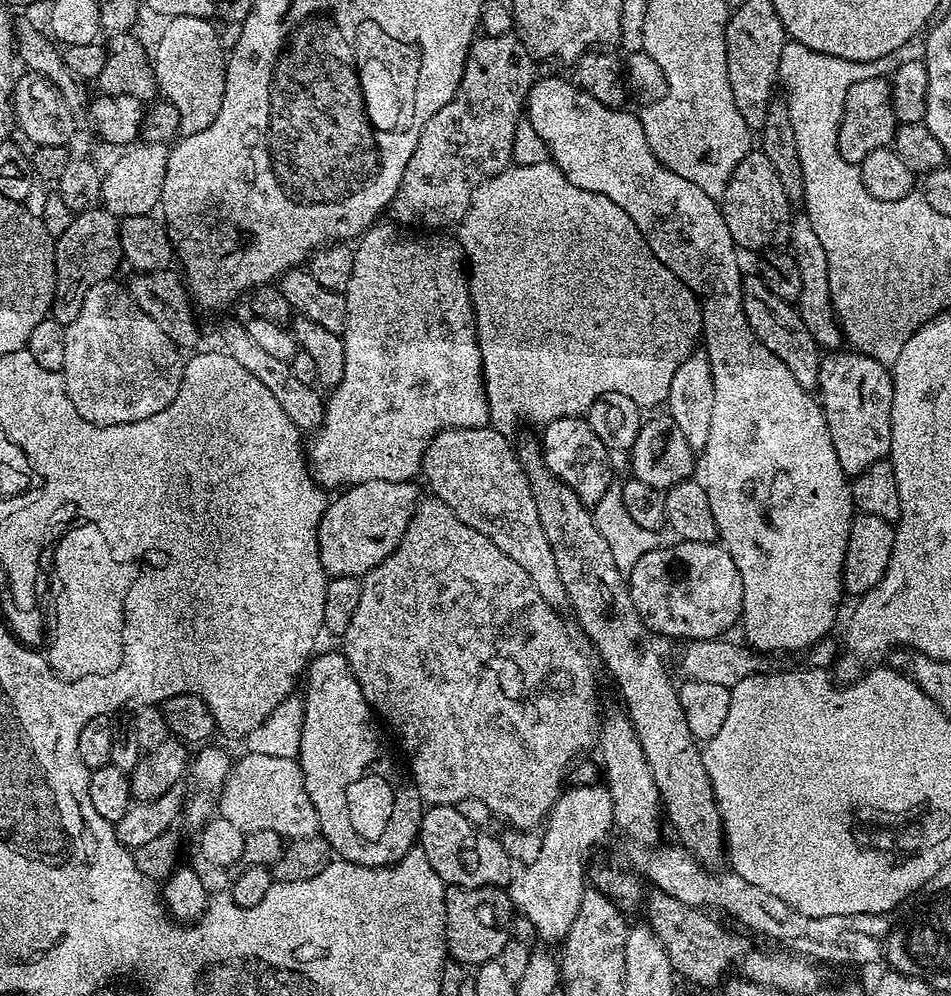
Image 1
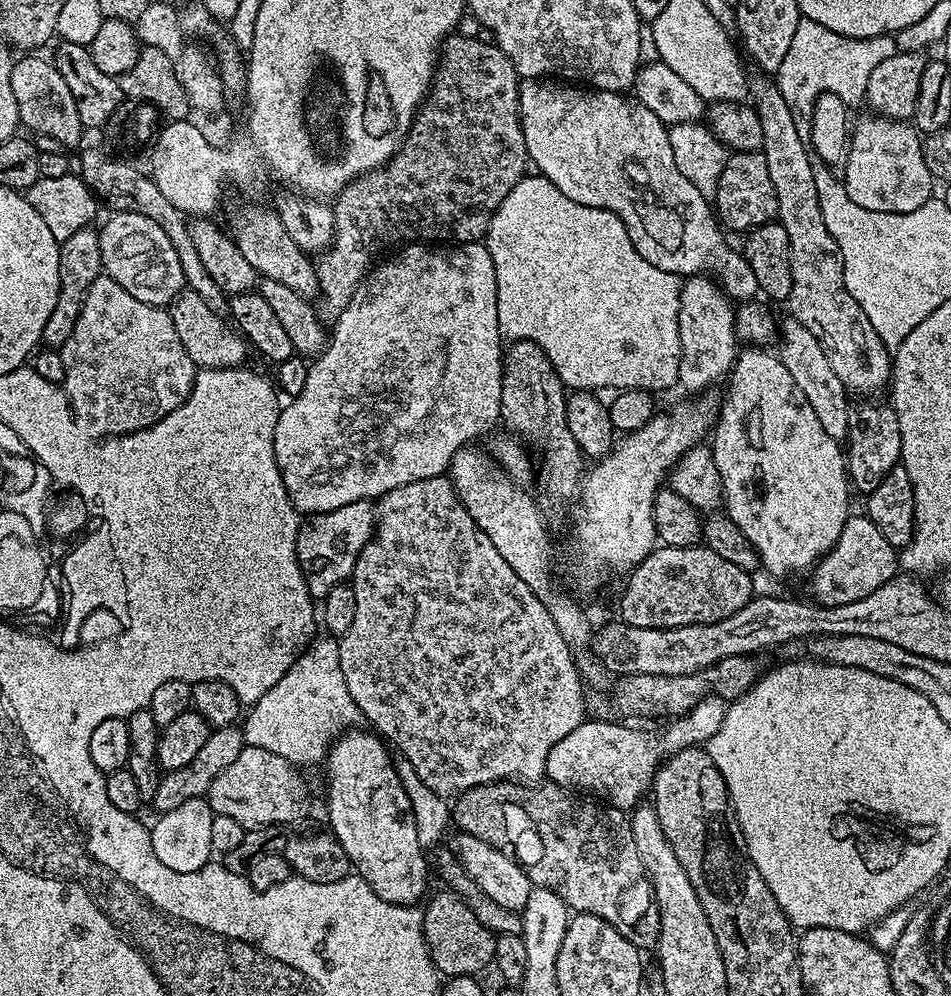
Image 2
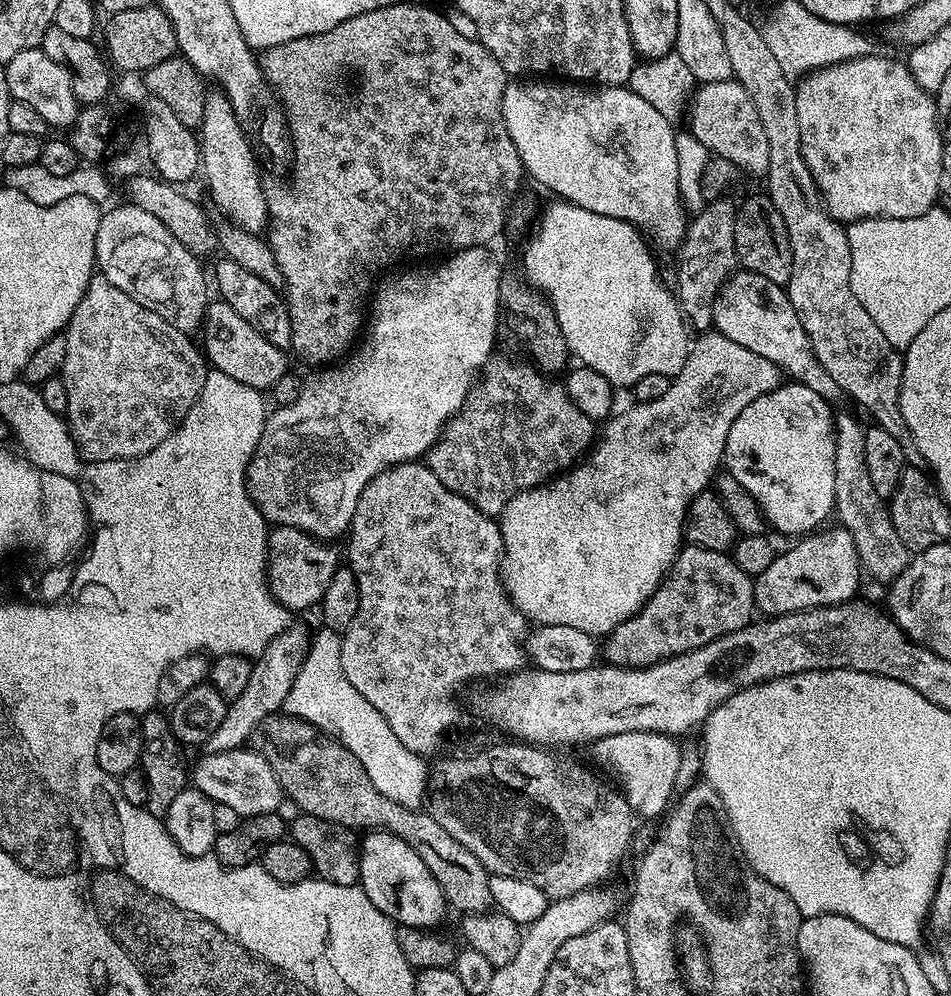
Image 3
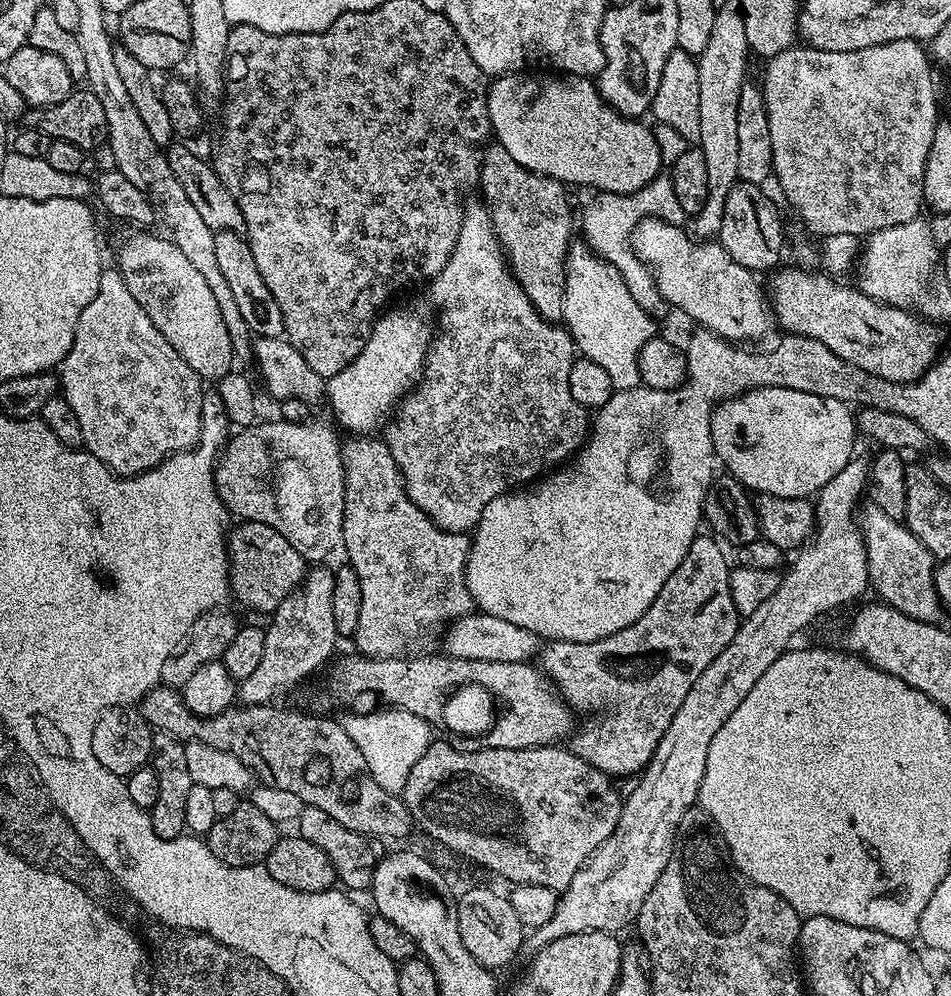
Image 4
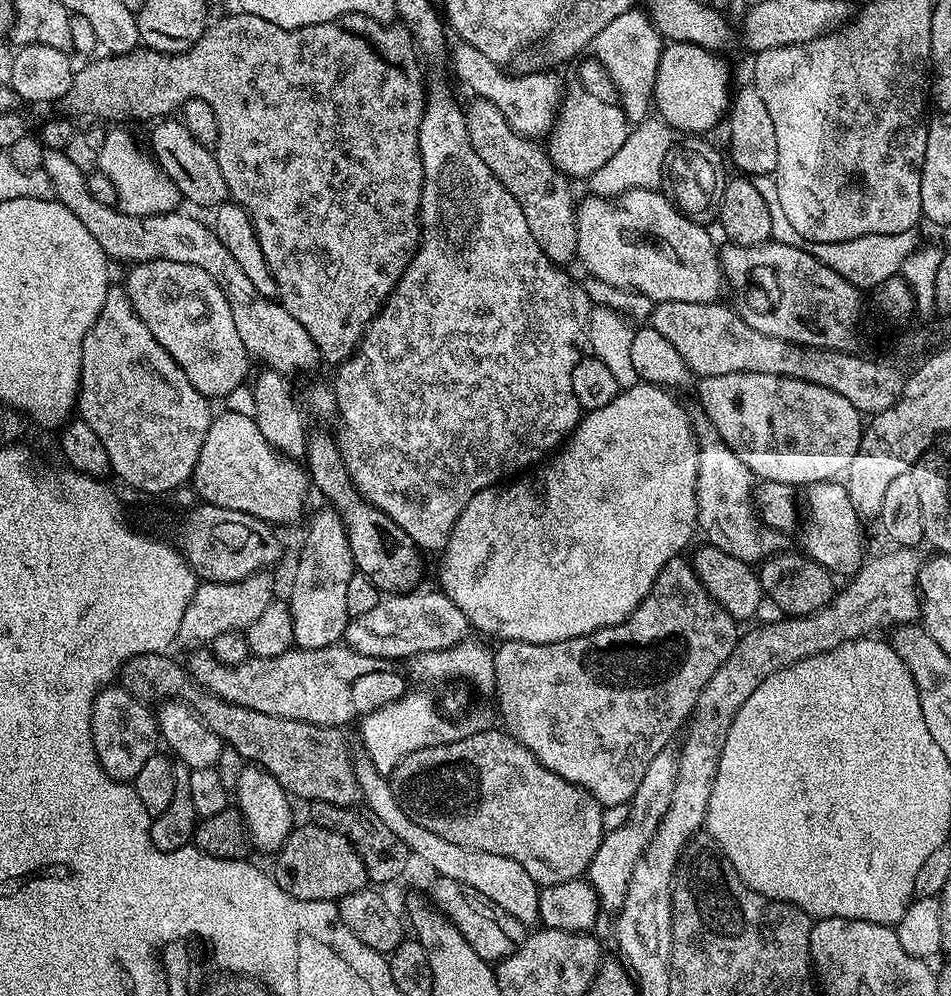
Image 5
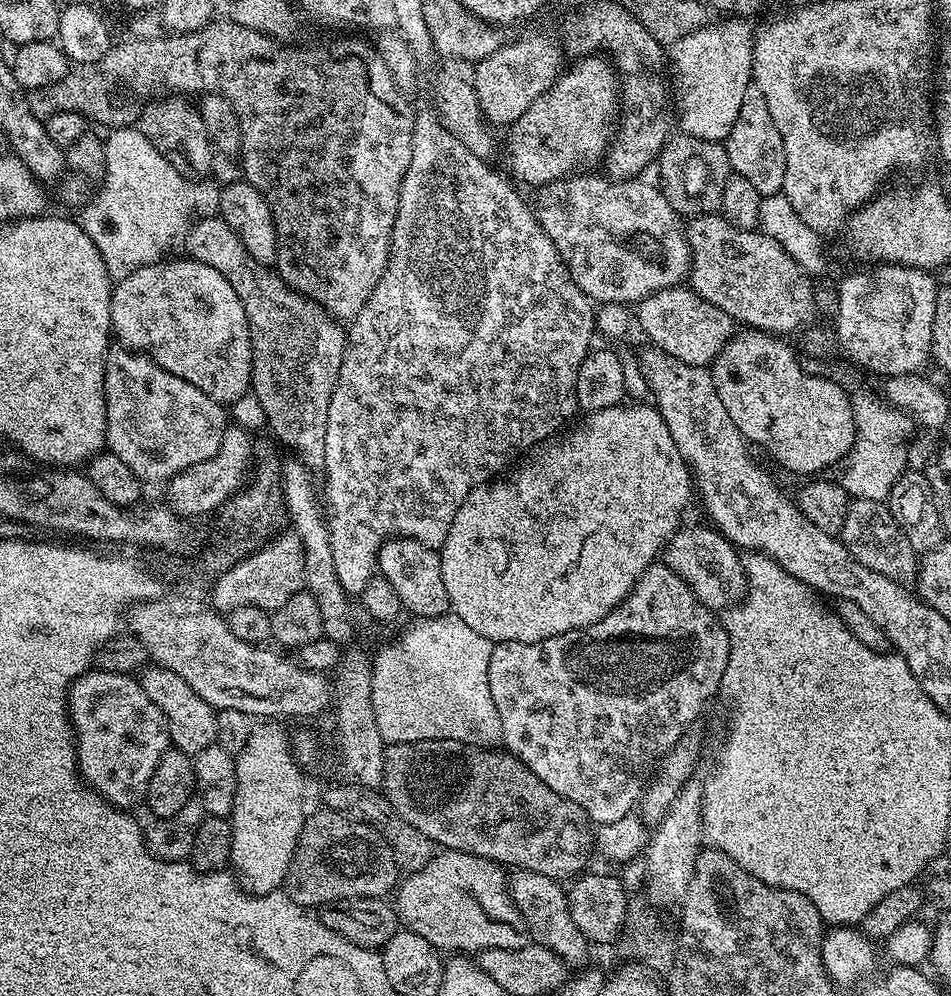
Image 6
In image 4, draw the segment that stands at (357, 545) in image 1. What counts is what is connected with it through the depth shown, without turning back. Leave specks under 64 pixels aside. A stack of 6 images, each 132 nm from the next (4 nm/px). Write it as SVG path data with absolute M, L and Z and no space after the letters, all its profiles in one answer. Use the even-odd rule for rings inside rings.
M246 520L236 525L226 537L228 550L228 583L231 595L244 608L252 612L271 614L296 589L304 579L306 561L270 526L262 522Z

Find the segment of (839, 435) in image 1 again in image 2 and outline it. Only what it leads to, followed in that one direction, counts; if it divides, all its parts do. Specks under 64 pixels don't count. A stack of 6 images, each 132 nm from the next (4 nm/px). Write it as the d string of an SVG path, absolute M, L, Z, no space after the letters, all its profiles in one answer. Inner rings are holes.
M860 402L848 413L848 438L846 441L846 467L848 478L853 489L856 488L861 494L867 494L878 490L882 478L890 474L900 464L900 453L904 451L902 446L902 434L900 433L900 417L895 407L887 408L884 404L868 404L872 402Z

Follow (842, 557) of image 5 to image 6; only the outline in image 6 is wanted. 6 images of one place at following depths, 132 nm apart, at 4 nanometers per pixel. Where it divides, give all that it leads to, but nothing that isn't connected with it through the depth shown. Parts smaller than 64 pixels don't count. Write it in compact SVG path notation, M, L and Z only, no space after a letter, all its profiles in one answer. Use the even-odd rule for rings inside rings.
M856 498L848 505L848 513L844 516L844 525L839 534L846 550L862 566L870 566L870 570L878 570L878 574L886 574L886 578L907 585L915 581L918 575L918 554L910 546L906 534L896 516L888 508L887 503L871 498Z

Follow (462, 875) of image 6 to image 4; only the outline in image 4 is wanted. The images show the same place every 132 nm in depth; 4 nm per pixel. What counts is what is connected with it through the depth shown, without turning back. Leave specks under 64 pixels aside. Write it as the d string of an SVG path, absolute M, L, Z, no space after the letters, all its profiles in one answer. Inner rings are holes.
M468 888L459 893L456 901L458 910L458 930L462 930L462 942L466 942L466 950L482 962L482 966L499 970L504 968L526 944L524 924L514 914L514 906L507 895L499 896L488 888Z

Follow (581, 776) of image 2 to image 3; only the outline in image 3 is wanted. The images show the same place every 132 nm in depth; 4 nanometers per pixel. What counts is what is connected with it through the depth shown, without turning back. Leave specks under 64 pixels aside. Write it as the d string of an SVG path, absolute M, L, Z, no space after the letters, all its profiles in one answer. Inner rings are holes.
M626 731L604 736L590 748L597 764L623 794L633 813L646 818L661 817L676 788L681 745L673 737L650 731Z

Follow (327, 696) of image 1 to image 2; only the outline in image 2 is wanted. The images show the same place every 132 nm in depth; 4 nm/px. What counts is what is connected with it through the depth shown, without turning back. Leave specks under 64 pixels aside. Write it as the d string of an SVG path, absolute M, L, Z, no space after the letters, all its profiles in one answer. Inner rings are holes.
M360 731L345 732L326 753L327 827L346 850L355 875L361 876L378 898L415 905L428 888L430 860L424 857L426 849L418 842L412 803L396 773L389 745L371 731Z

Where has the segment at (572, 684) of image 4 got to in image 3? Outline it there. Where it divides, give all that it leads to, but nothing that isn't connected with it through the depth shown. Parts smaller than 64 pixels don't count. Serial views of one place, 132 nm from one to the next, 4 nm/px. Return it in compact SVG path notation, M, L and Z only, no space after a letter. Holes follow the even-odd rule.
M695 546L681 547L668 575L654 590L651 598L640 607L639 612L608 633L602 644L603 659L605 656L608 659L605 661L617 668L649 668L659 660L668 660L683 652L693 652L714 638L744 628L754 620L752 582L753 577L738 570L728 552L715 552Z

